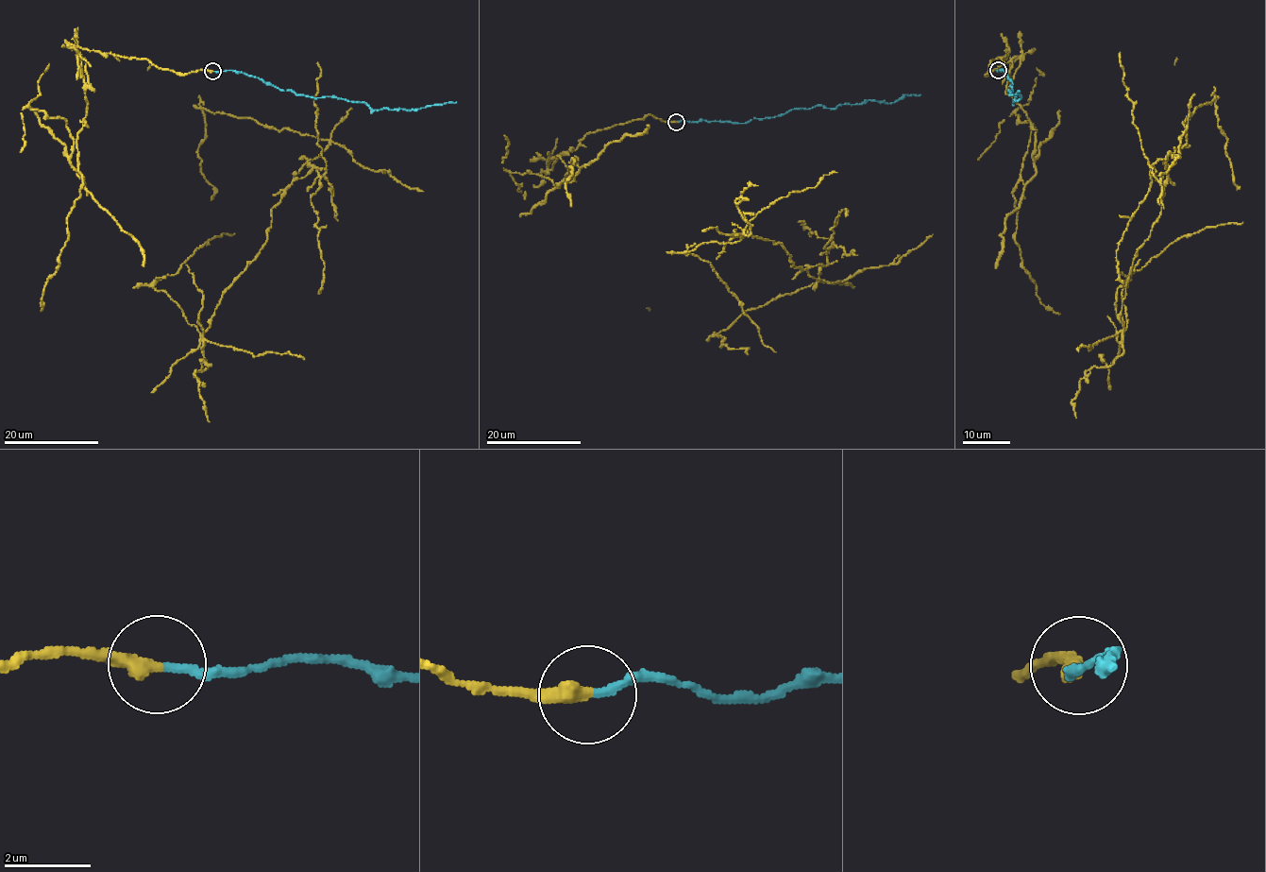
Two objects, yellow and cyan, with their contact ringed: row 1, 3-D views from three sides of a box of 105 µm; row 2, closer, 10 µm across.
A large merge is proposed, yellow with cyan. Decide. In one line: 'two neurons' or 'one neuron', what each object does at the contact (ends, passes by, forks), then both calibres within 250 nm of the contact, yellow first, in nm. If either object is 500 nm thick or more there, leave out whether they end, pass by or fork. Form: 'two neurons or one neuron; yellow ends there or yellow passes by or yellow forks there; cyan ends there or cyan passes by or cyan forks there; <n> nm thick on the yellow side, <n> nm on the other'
two neurons; yellow ends there; cyan ends there; 360 nm thick on the yellow side, 180 nm on the other

